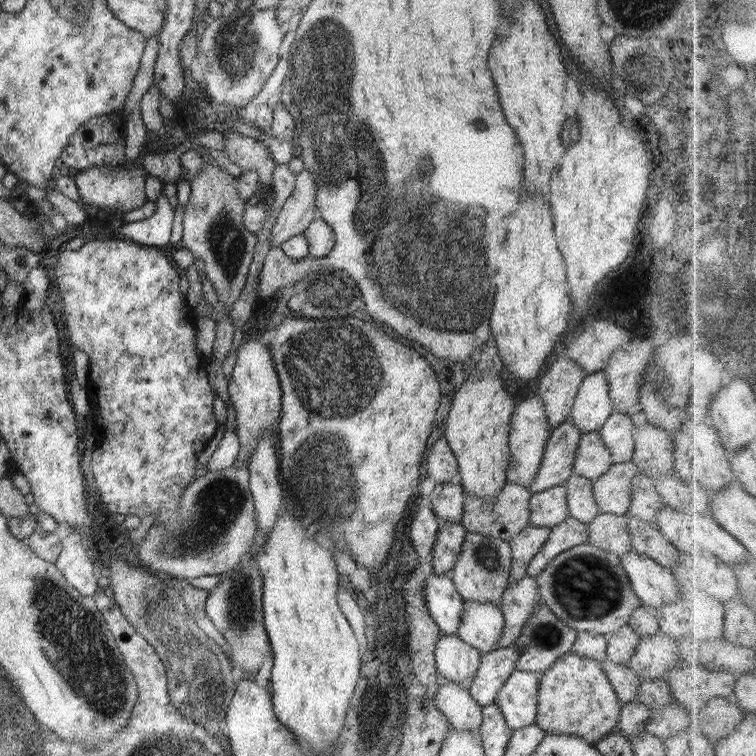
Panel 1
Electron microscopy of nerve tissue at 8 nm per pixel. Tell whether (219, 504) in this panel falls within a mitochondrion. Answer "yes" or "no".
yes

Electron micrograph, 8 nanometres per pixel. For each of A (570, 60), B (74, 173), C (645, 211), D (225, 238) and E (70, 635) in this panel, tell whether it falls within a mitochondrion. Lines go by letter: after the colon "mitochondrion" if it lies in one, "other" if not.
A: other
B: other
C: other
D: mitochondrion
E: mitochondrion

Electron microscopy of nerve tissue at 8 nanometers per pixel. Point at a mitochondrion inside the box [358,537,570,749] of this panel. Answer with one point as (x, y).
(547, 635)

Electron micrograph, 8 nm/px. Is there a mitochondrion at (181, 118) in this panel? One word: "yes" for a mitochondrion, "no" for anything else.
no

